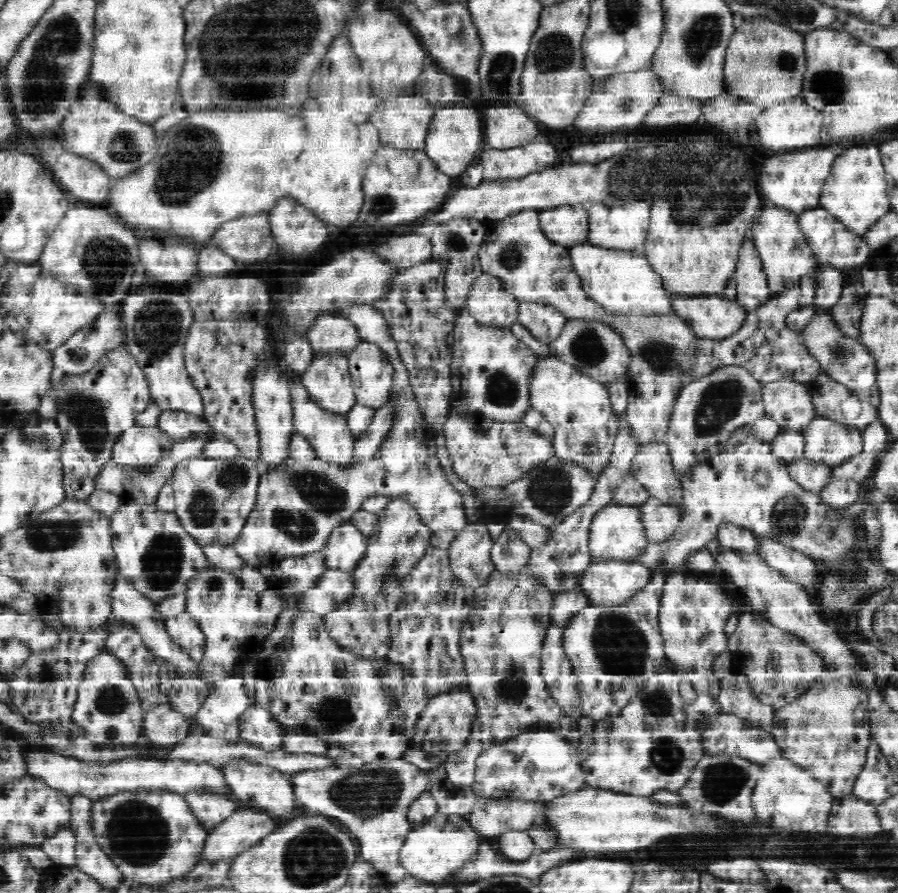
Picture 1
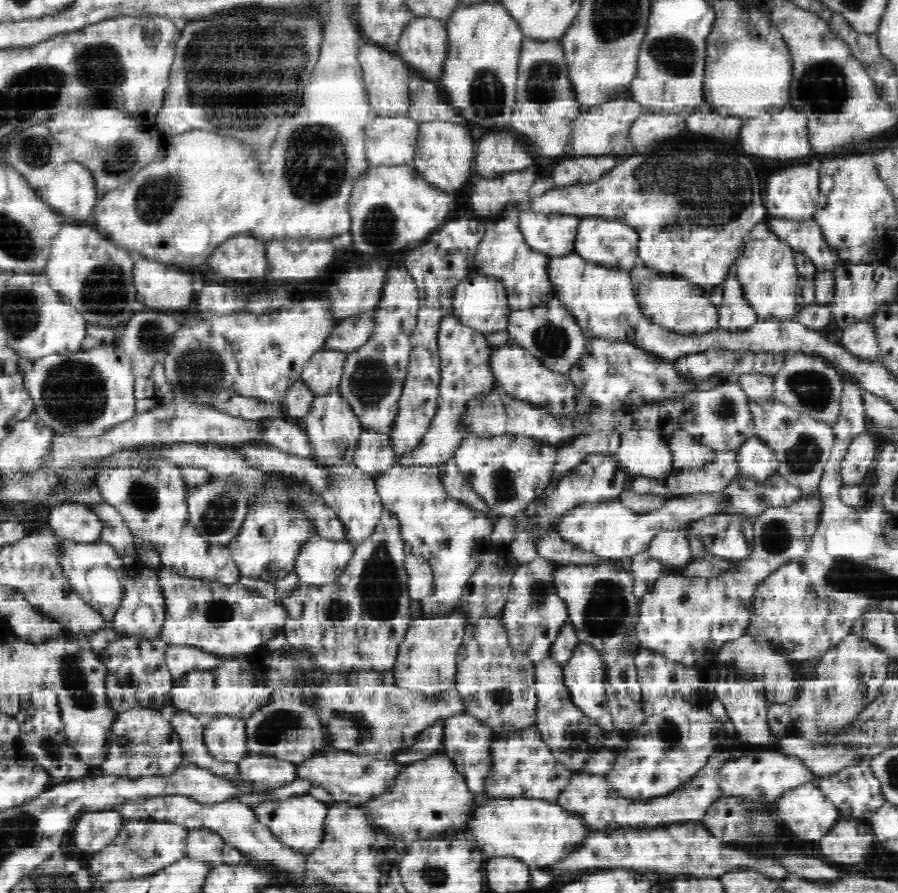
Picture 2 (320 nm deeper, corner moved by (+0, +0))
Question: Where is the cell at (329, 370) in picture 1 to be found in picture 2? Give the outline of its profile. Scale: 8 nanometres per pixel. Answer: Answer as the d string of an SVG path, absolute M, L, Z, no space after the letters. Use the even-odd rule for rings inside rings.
M332 388L324 395L316 395L301 422L306 427L312 444L315 446L315 454L318 454L320 458L327 458L327 462L353 458L356 442L358 442L358 436L360 436L363 426L351 404L344 399L340 388Z

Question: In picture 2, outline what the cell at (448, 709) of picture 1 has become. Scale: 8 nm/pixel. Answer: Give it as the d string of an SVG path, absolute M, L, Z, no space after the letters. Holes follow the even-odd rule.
M457 711L456 714L448 716L442 720L442 730L444 730L443 750L445 756L454 764L456 770L467 779L468 786L482 795L484 788L484 776L489 774L489 752L494 739L480 720L474 718L465 711Z

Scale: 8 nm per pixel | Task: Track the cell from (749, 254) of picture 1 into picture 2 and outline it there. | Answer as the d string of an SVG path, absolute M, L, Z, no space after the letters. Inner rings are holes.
M736 270L728 274L723 289L725 291L724 300L719 307L719 327L732 331L742 331L752 327L759 320L758 313L756 313L755 306L748 301L744 284L740 283Z

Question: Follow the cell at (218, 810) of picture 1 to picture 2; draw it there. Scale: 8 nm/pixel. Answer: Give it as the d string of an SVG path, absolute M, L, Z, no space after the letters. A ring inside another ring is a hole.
M189 828L187 834L187 856L211 859L216 865L222 863L222 849L226 845L222 835L211 828Z

